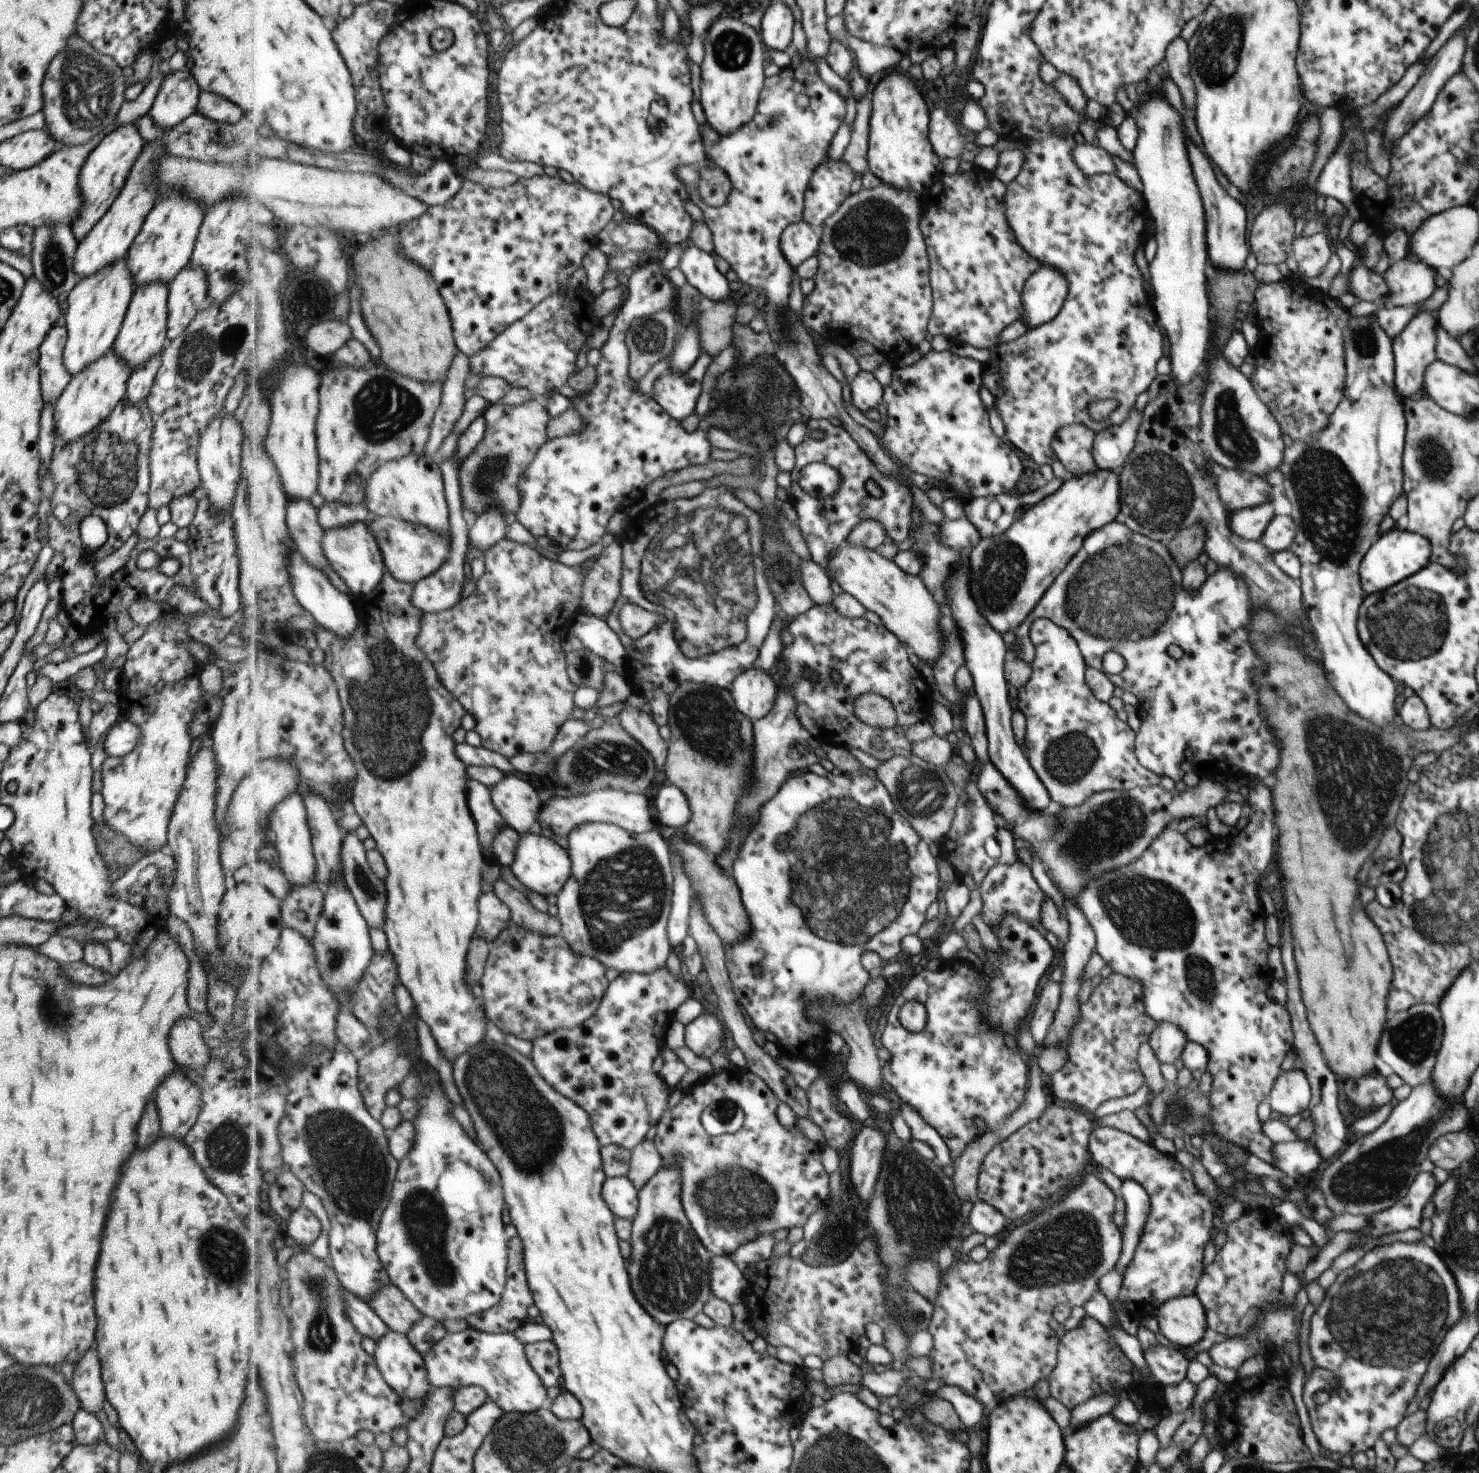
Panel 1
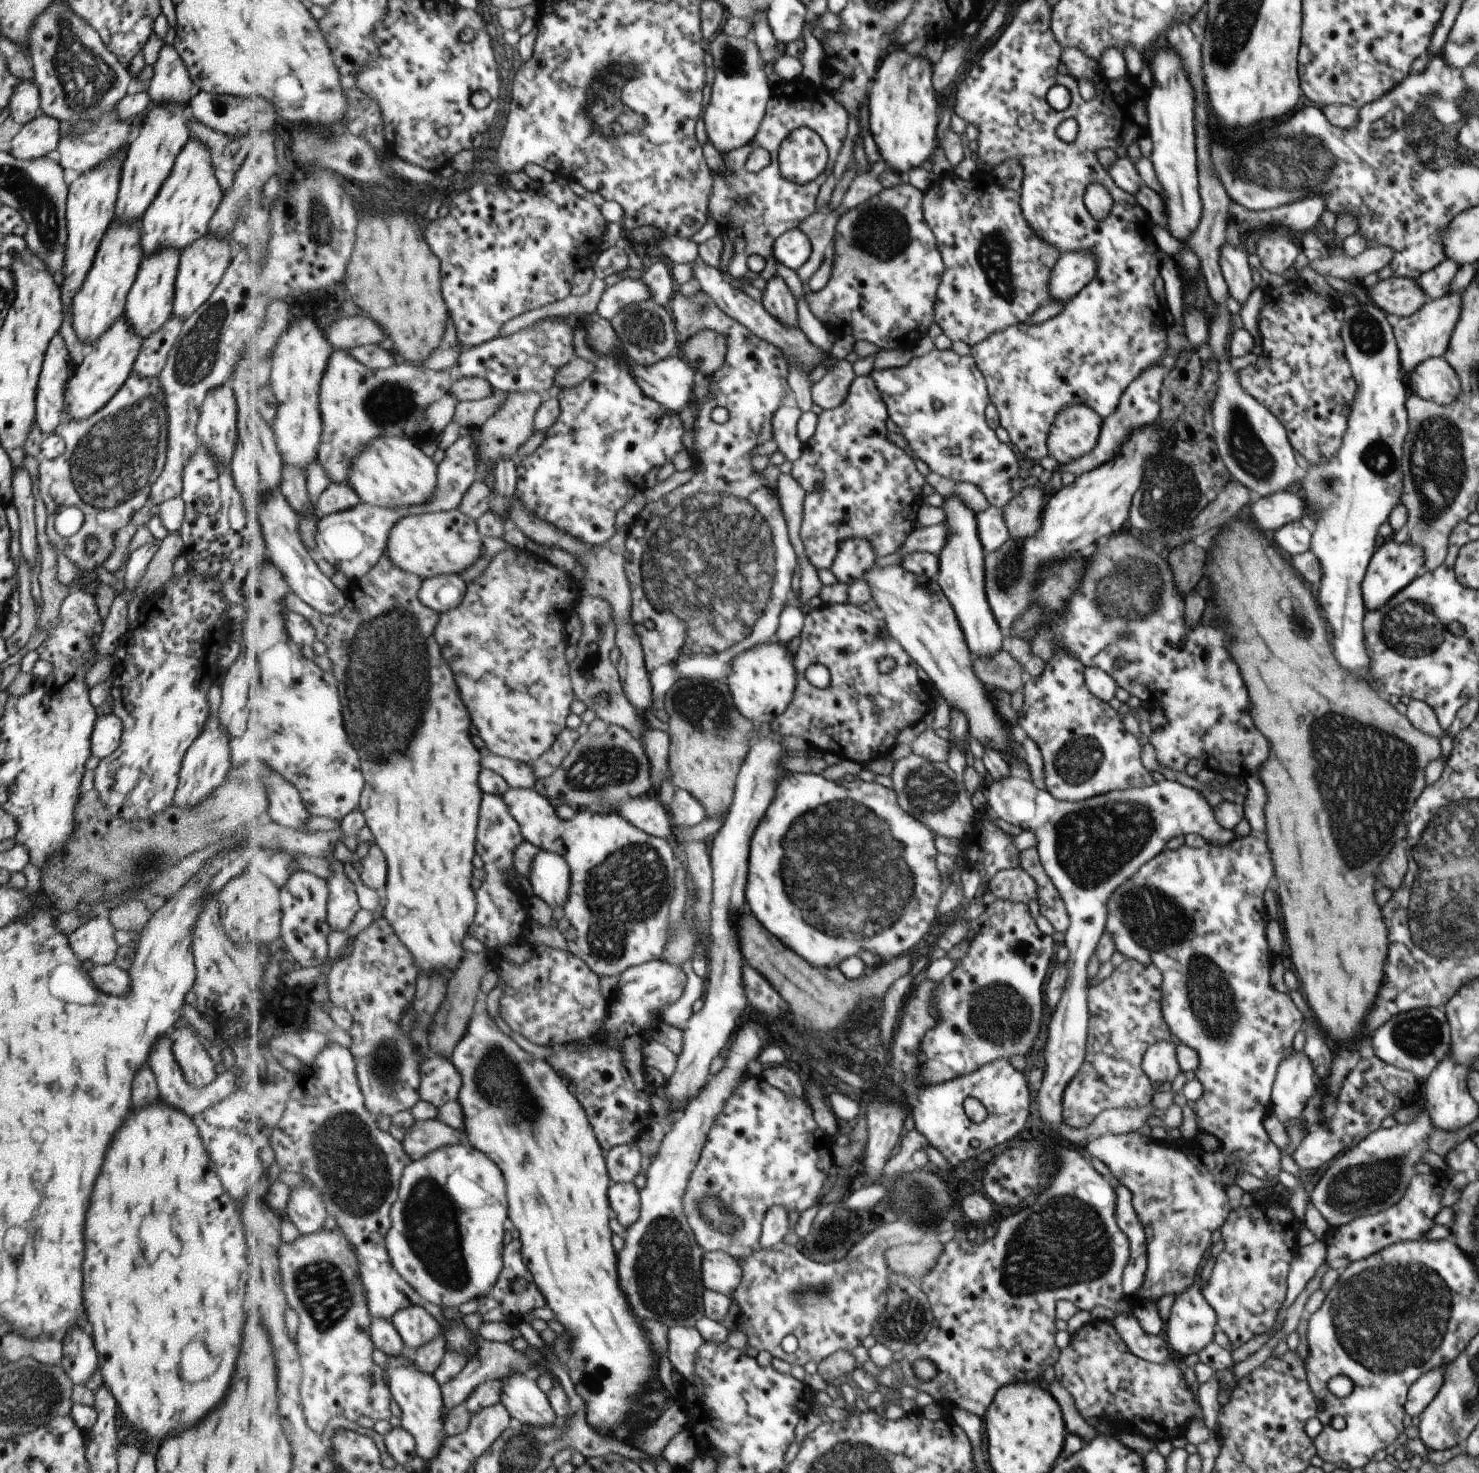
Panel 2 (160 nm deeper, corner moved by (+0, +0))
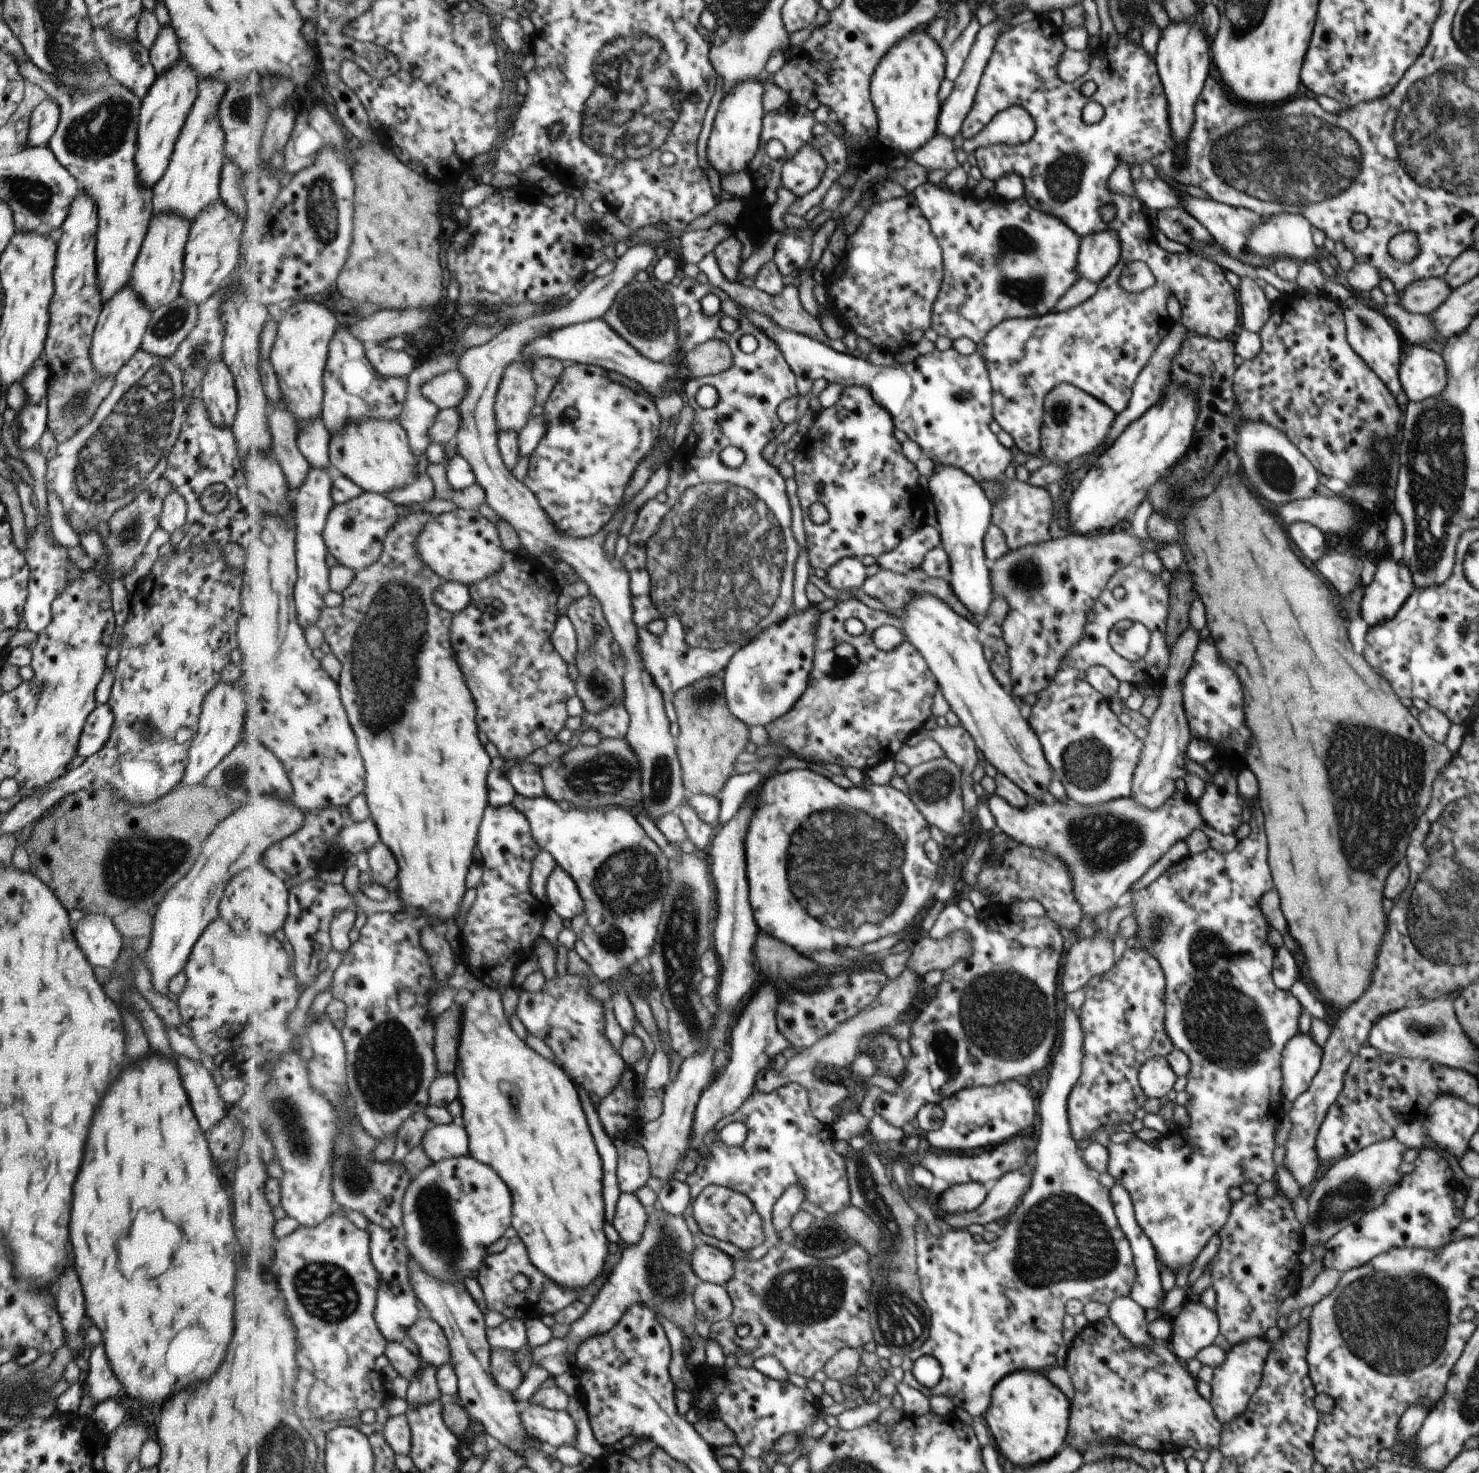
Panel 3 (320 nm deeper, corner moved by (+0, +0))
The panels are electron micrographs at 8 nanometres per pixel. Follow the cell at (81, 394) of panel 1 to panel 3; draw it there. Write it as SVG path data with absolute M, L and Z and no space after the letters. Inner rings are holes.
M129 282L100 306L89 348L89 362L99 378L111 376L113 379L117 372L127 364L127 360L134 356L140 348L150 314L150 310L138 299Z

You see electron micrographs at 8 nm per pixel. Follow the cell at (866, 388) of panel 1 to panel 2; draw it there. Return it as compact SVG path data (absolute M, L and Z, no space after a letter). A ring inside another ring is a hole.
M869 375L857 377L851 386L847 402L845 402L843 406L837 407L835 410L824 410L823 414L818 415L818 419L819 422L815 436L804 445L801 458L793 463L791 469L791 473L795 477L795 480L807 491L804 502L804 519L800 535L803 539L808 559L819 571L821 569L825 571L832 570L837 555L840 552L840 548L843 546L844 542L849 539L867 539L874 546L877 556L887 556L887 554L893 554L895 550L903 548L908 536L914 531L913 524L915 524L915 518L917 518L918 510L922 505L921 486L923 486L925 480L923 480L923 476L917 471L917 468L913 466L913 459L907 456L899 446L895 446L895 444L886 437L891 427L890 414L888 411L888 404L883 394L881 394L880 390L877 388L876 382Z

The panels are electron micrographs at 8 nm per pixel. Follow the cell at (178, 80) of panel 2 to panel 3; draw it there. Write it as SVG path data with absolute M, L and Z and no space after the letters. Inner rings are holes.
M160 25L153 44L148 49L148 57L156 74L168 69L180 59L178 40L170 25Z

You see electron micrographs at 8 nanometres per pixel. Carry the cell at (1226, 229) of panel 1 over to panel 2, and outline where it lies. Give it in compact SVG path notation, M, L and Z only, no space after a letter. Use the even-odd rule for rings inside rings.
M1225 243L1220 248L1218 263L1228 294L1242 306L1254 288L1251 286L1251 270L1247 264L1247 256L1241 250L1240 244L1233 247Z

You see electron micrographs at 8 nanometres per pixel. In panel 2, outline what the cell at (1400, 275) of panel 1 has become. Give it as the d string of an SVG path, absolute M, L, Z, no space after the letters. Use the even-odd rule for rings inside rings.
M1445 259L1435 268L1420 274L1416 283L1429 299L1438 299L1449 291L1450 282L1460 267L1454 260Z

